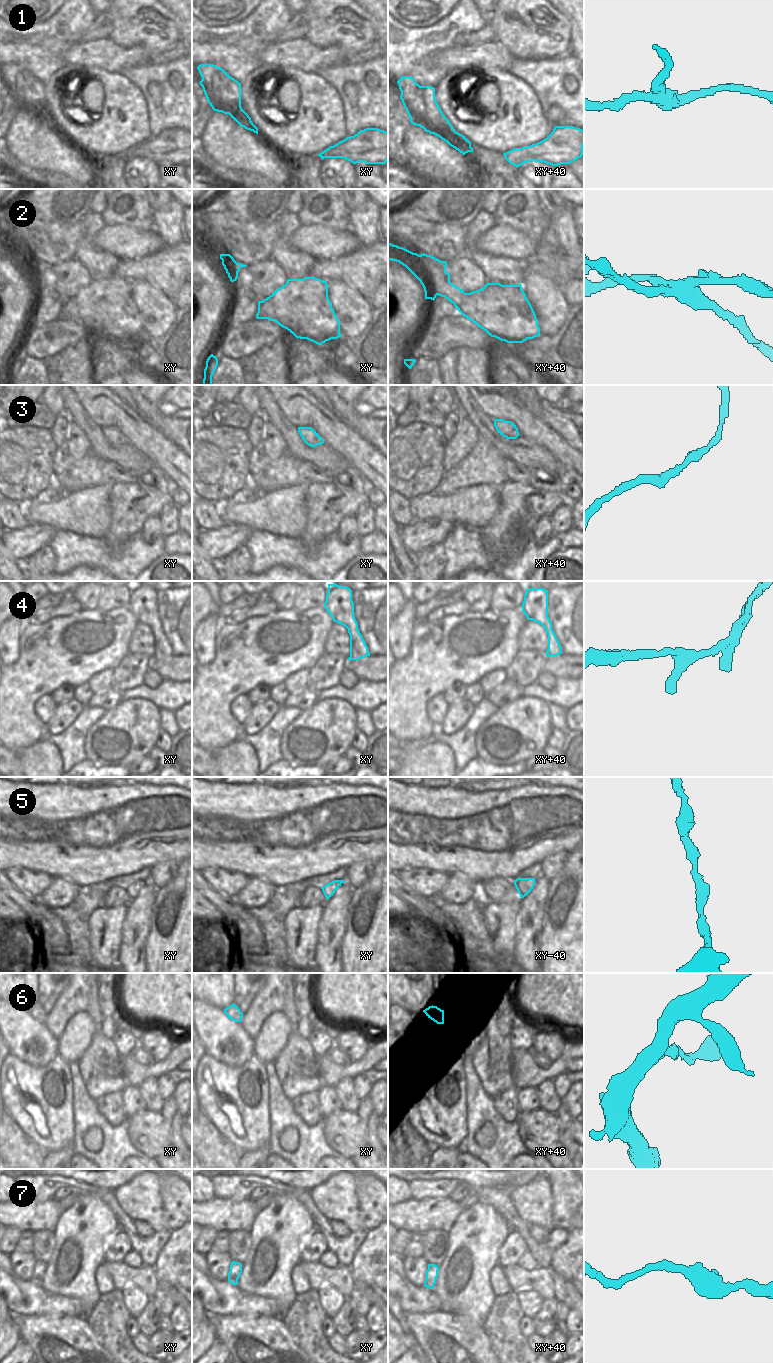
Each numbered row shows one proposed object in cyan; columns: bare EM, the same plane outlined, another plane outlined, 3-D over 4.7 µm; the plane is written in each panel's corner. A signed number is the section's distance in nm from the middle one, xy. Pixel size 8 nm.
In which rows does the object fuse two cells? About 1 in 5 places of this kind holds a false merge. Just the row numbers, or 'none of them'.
1, 2

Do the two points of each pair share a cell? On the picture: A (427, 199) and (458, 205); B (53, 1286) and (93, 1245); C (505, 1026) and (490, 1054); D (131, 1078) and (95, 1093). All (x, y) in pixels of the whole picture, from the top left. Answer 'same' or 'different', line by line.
A: same
B: same
C: different
D: different

